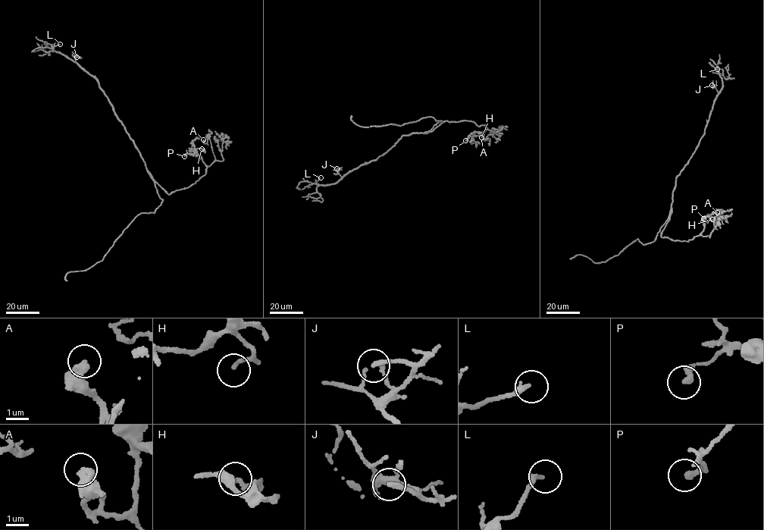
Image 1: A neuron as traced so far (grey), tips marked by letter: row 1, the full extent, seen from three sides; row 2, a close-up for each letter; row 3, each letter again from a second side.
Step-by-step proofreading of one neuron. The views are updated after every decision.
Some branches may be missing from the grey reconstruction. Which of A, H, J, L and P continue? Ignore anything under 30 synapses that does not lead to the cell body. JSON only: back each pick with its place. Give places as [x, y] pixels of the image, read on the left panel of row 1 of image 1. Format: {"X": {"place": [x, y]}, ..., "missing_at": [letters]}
{"missing_at": []}

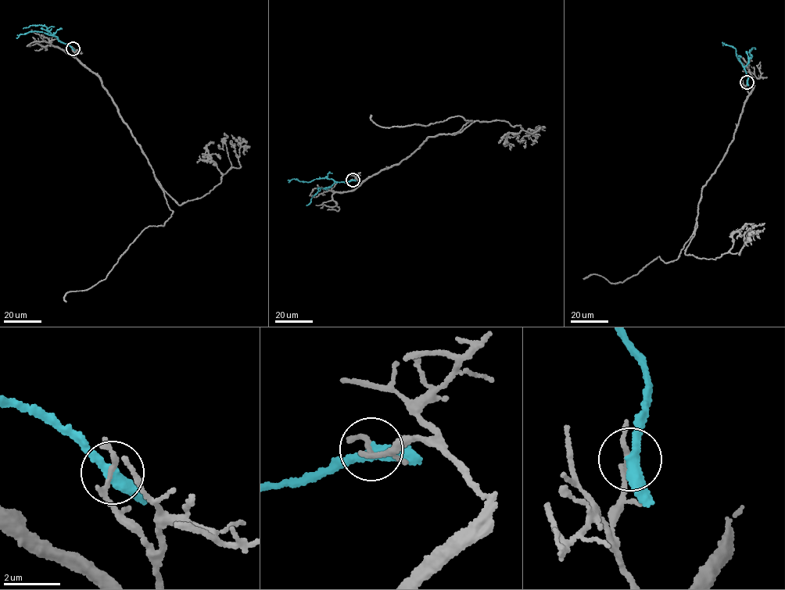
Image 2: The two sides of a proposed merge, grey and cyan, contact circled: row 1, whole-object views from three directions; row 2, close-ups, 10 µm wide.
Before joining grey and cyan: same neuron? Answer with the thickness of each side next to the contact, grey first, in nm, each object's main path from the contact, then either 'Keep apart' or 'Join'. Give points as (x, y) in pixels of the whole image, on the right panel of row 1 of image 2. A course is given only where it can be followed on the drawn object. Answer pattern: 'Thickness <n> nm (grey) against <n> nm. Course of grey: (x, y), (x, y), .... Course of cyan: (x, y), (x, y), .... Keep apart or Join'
Thickness 160 nm (grey) against 400 nm. Course of grey: (747, 82), (733, 140), (702, 188), (694, 230), (679, 258), (664, 262), (657, 256), (622, 282), (582, 278). Course of cyan: (747, 82), (748, 77), (736, 56), (734, 48), (722, 45). Keep apart

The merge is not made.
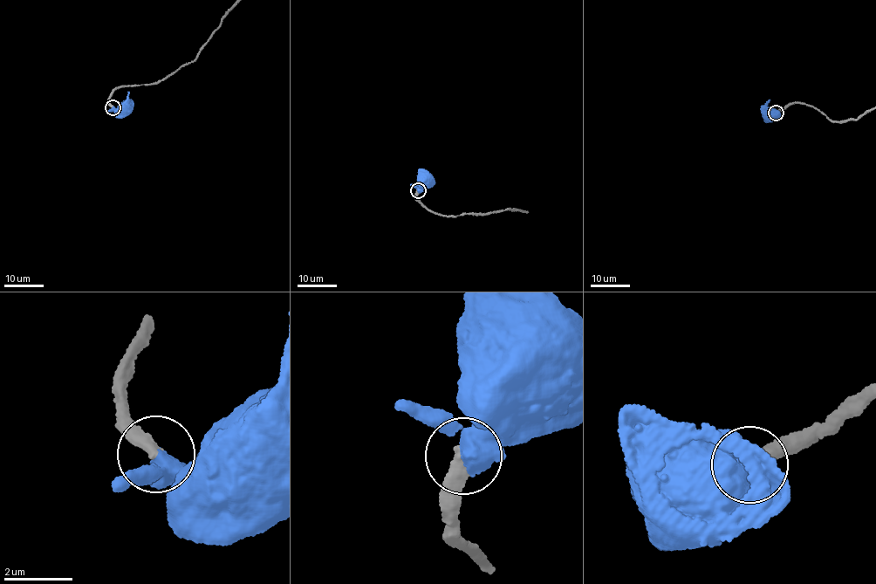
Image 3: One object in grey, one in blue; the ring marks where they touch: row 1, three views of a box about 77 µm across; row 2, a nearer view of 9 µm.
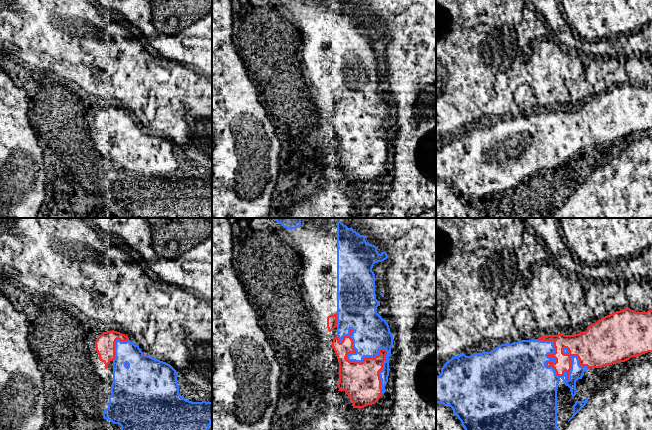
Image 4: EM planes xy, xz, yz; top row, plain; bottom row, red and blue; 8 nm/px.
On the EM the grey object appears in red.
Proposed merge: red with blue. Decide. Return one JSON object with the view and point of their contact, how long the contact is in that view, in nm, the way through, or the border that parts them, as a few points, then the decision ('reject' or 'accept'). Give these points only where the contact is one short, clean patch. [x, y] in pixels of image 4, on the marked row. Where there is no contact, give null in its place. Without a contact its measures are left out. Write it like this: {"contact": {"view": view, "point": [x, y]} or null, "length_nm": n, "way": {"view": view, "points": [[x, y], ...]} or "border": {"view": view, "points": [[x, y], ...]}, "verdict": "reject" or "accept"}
{"contact": {"view": "xz", "point": [366, 357]}, "length_nm": 600, "verdict": "accept"}

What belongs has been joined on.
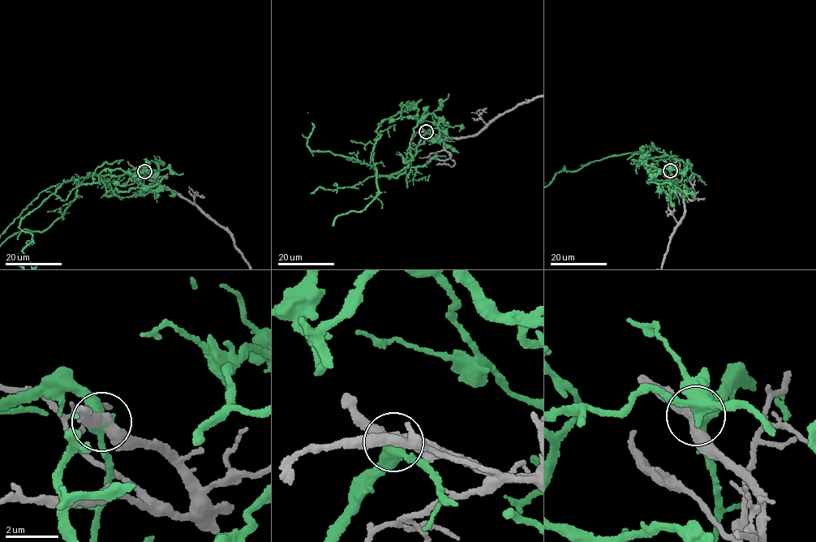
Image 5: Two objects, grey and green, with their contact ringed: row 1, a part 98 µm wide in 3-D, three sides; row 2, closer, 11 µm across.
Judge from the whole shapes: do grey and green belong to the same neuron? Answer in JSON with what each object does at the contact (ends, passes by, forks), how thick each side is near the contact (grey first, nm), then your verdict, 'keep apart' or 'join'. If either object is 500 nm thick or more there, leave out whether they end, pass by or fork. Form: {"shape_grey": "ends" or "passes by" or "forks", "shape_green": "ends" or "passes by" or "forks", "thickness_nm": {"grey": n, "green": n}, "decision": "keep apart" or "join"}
{"shape_grey": "passes by", "shape_green": "passes by", "thickness_nm": {"grey": 400, "green": 460}, "decision": "keep apart"}

